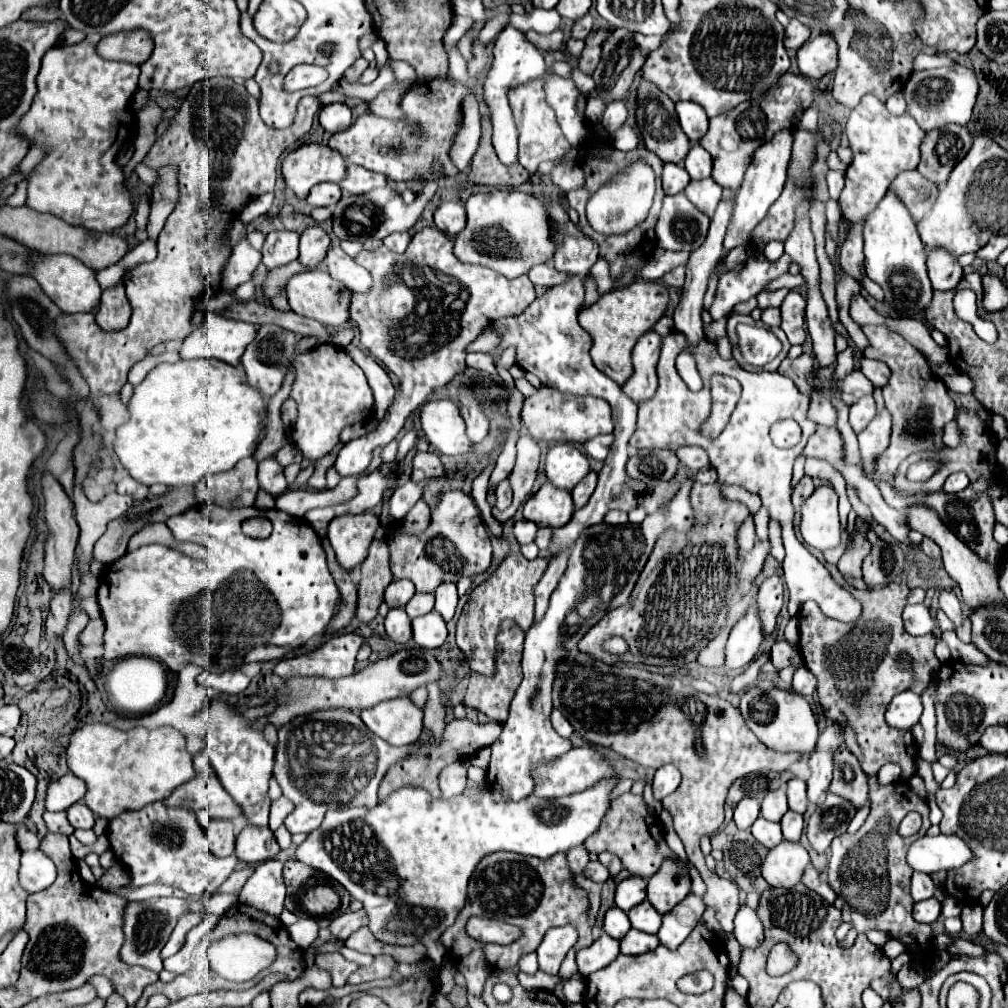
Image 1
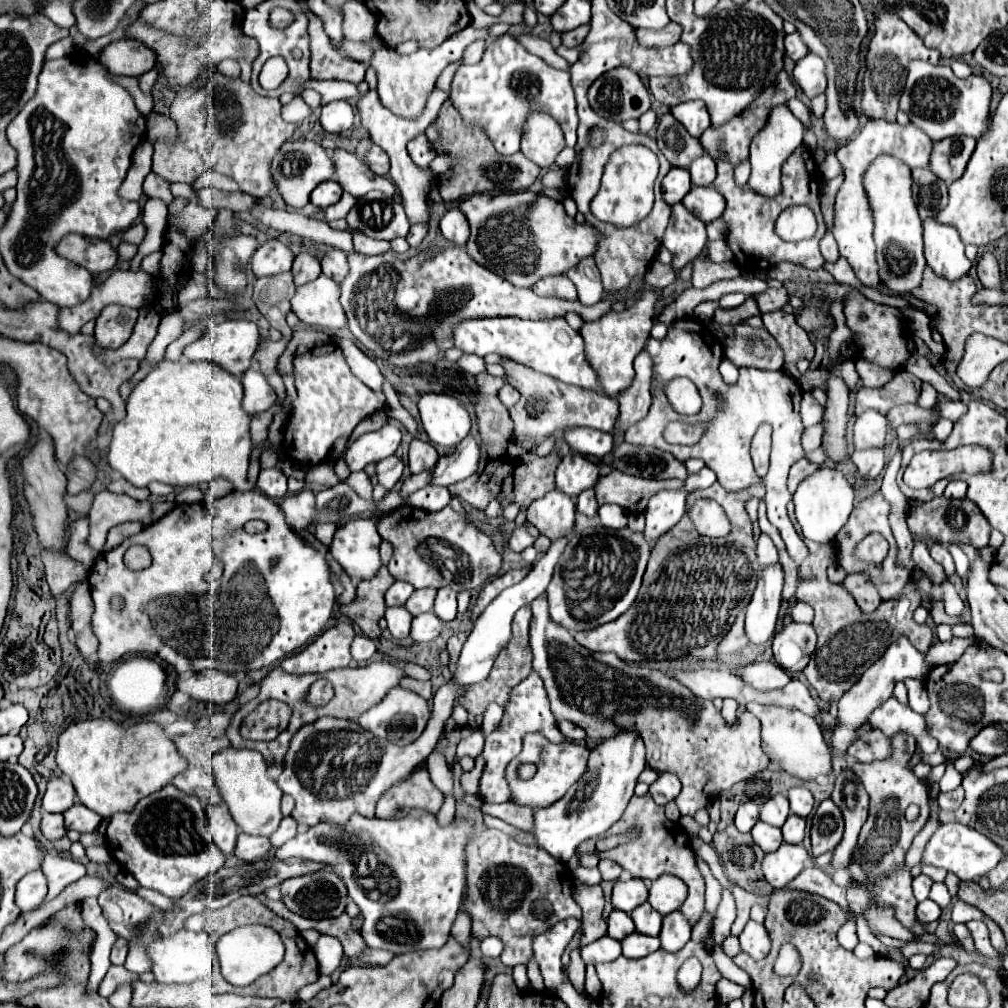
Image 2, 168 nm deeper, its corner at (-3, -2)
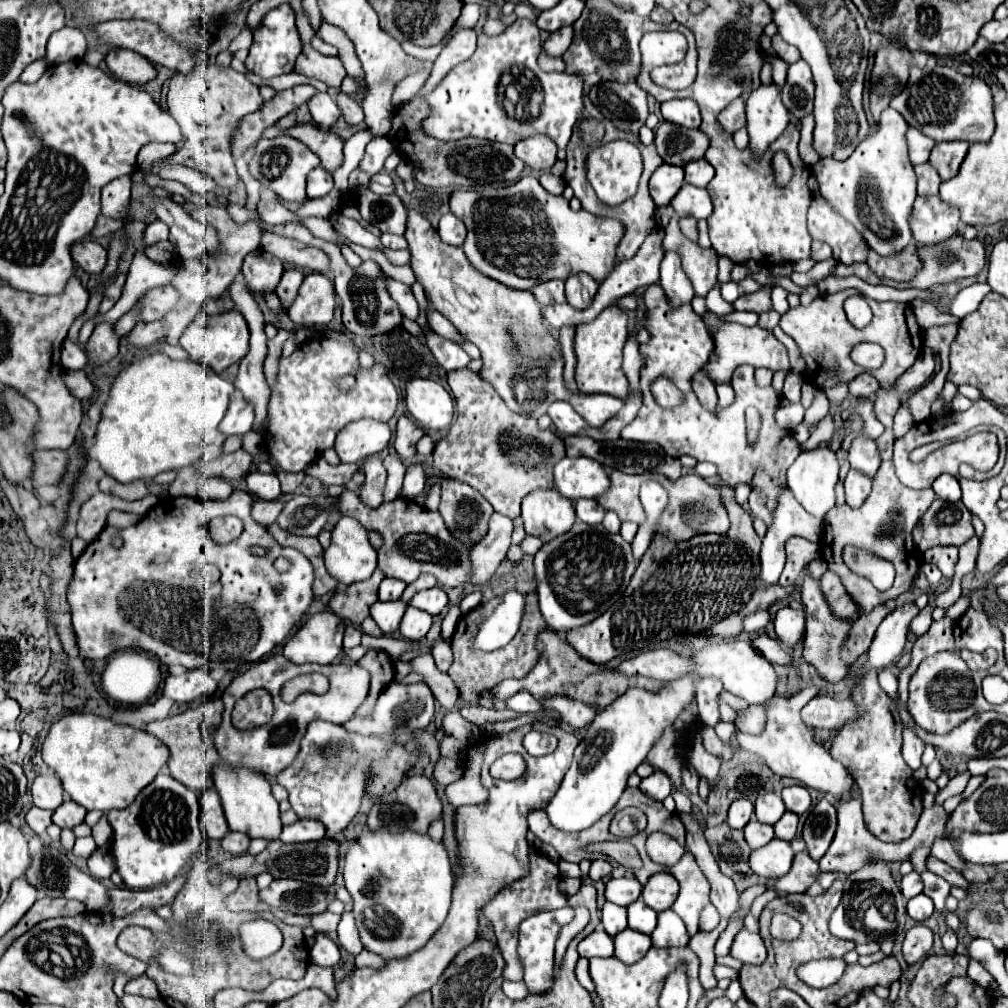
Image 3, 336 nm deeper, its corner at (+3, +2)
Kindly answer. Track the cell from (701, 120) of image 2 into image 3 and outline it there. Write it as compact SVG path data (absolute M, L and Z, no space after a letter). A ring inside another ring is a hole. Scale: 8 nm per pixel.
M672 99L662 103L662 117L688 129L700 127L700 109L694 99Z

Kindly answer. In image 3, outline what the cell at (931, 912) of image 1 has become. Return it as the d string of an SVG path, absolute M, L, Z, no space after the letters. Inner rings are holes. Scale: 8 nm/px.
M918 895L918 897L912 897L912 899L908 901L908 915L910 915L914 921L922 923L922 921L926 921L932 913L934 913L934 903L932 903L930 897Z

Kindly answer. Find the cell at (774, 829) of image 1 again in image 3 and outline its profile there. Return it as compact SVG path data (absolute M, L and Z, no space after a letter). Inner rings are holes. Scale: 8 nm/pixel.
M752 817L748 821L748 827L744 827L744 837L752 849L760 849L772 841L774 829L772 829L772 825L762 825L758 819Z

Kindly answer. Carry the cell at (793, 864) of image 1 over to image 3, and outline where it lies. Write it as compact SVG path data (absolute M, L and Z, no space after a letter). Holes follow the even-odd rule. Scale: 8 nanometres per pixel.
M772 839L772 843L764 845L762 849L752 851L750 855L750 867L754 873L768 877L768 879L776 879L782 877L790 871L794 859L794 851L790 847L788 841L780 841L780 839Z

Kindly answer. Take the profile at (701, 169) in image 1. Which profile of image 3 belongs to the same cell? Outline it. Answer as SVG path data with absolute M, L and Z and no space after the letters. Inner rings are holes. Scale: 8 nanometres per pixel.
M706 159L688 161L684 165L684 171L686 171L686 183L696 187L706 187L714 177L714 167Z

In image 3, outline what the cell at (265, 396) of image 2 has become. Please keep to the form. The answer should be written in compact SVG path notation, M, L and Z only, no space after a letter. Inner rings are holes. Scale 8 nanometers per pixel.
M234 395L226 411L226 417L220 423L220 431L224 431L224 435L242 435L252 429L252 423L254 423L252 403L248 403L240 395L238 397Z

